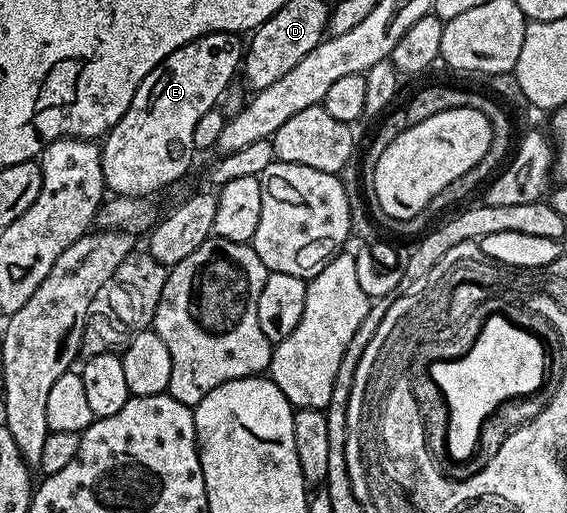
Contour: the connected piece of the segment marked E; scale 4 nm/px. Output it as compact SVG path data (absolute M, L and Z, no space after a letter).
M211 33L178 47L178 51L166 55L166 59L162 59L162 63L158 63L158 67L154 67L154 71L150 71L146 79L142 79L138 91L134 91L130 107L126 107L126 115L118 119L116 126L102 141L100 158L104 183L113 194L145 199L144 197L182 180L187 175L194 157L194 129L202 115L217 108L216 100L227 91L232 76L235 73L237 76L245 52L245 42L237 34Z

